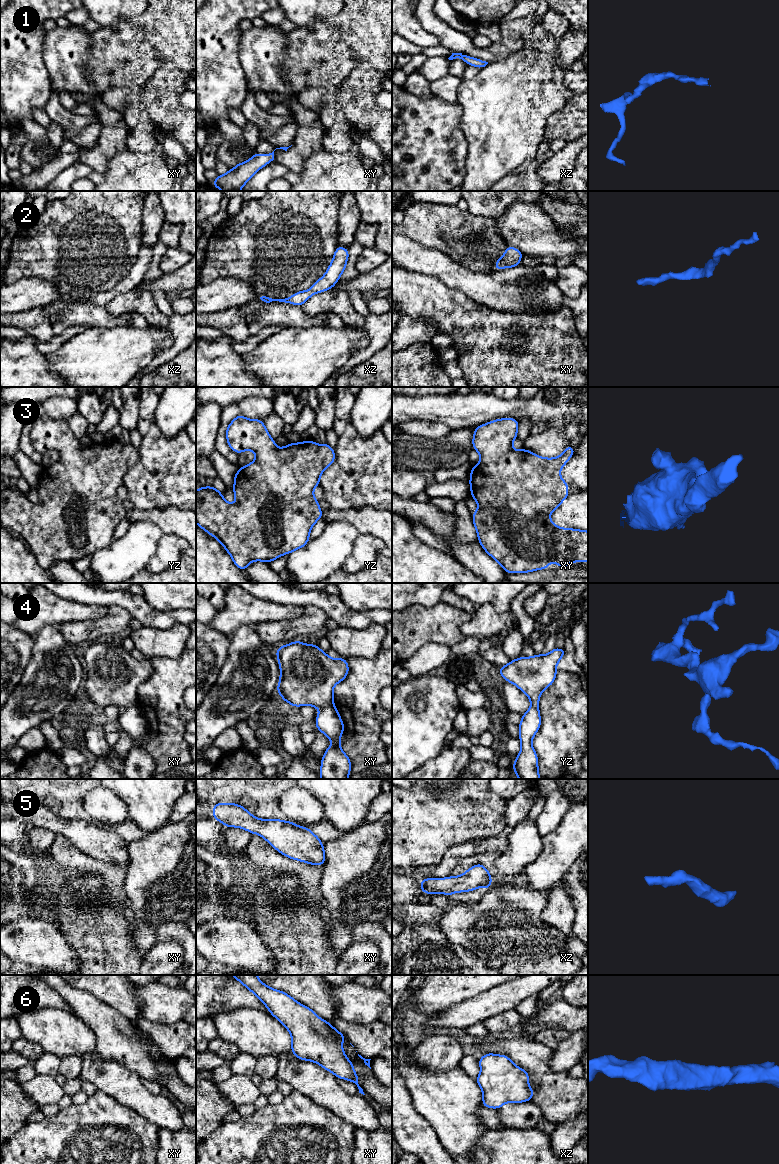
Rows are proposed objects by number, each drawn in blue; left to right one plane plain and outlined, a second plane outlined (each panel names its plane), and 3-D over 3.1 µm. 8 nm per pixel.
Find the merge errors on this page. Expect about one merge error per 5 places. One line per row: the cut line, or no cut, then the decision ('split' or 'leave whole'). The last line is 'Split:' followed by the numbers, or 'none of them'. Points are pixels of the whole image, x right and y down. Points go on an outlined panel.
1: no cut; leave whole
2: no cut; leave whole
3: no cut; leave whole
4: no cut; leave whole
5: no cut; leave whole
6: no cut; leave whole
Split: none of them

